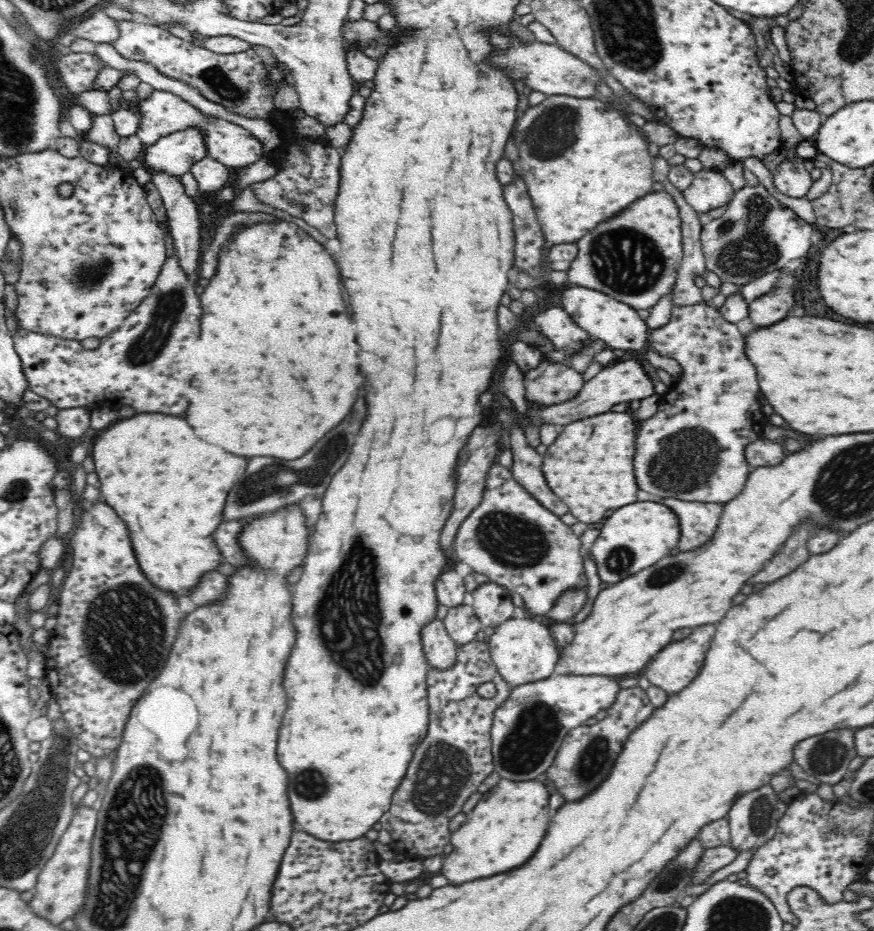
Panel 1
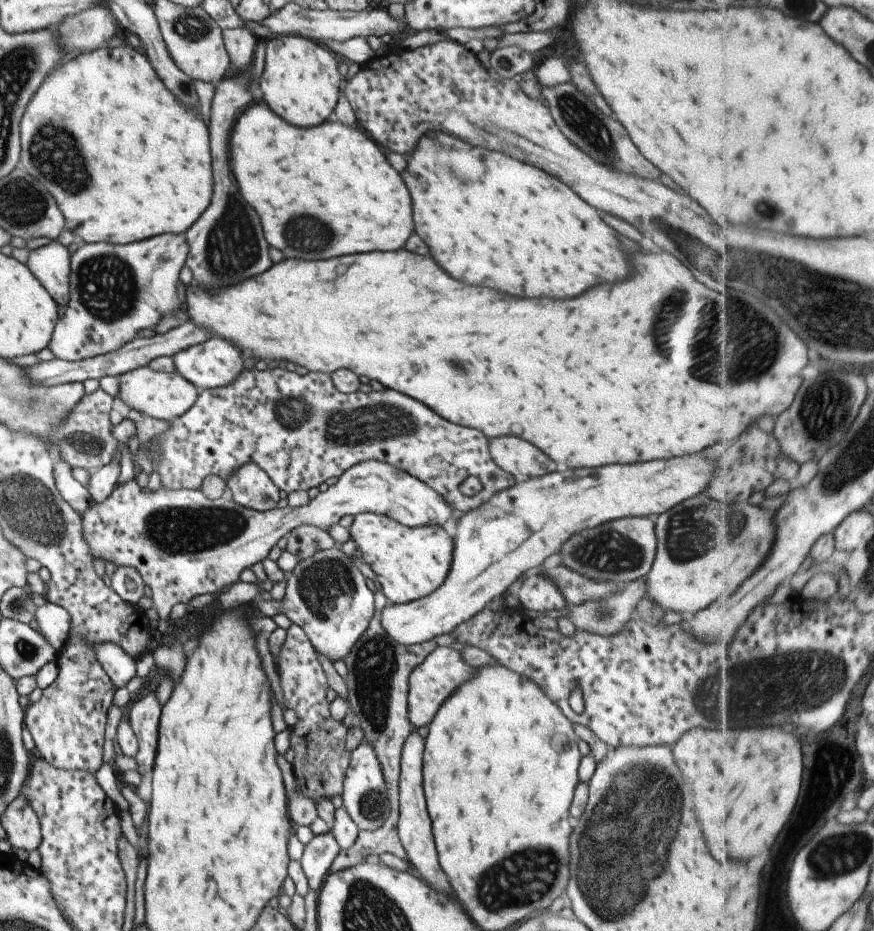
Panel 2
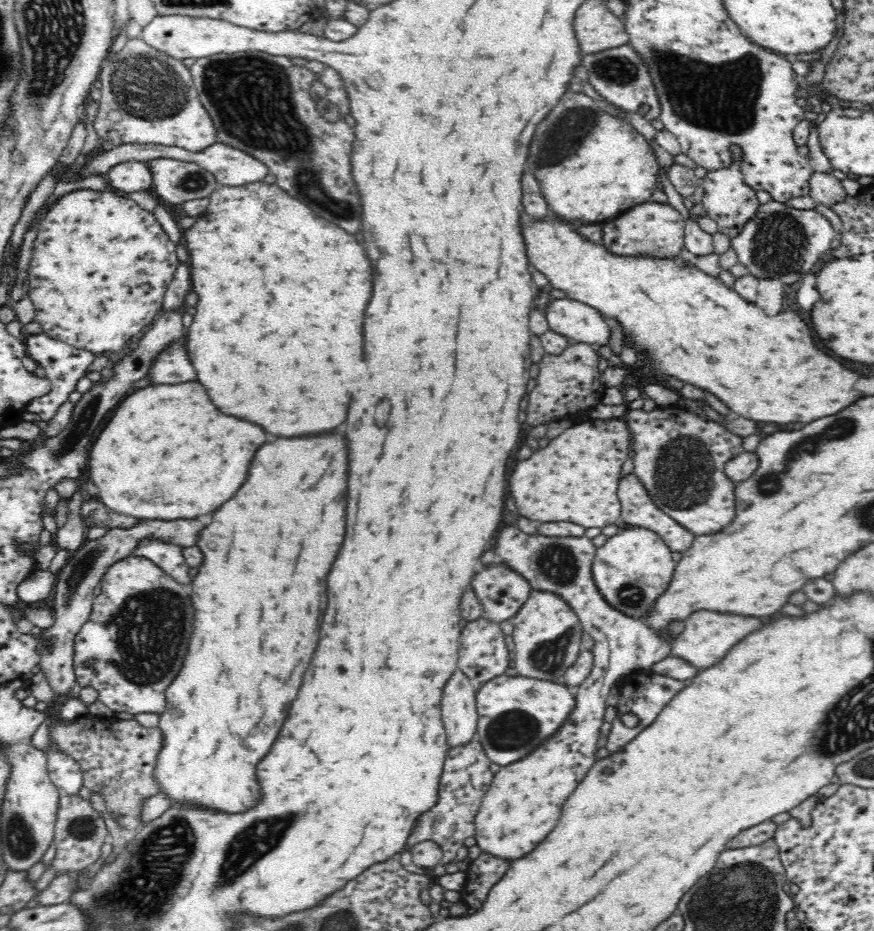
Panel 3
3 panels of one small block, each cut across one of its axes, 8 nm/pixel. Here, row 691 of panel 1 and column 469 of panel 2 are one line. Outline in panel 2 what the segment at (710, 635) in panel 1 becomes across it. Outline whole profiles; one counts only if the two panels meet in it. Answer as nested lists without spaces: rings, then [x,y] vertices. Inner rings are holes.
[[[445,646],[436,648],[430,653],[430,656],[424,659],[424,662],[416,666],[409,676],[408,692],[408,718],[413,728],[428,726],[440,705],[454,690],[458,690],[466,680],[474,676],[474,670],[475,668],[462,660],[460,651]]]

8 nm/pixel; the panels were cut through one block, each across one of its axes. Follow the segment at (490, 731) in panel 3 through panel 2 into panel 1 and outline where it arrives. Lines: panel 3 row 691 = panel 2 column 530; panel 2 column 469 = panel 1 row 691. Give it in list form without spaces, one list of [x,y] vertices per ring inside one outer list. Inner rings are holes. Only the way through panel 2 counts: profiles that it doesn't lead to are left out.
[[[557,673],[544,680],[513,687],[502,706],[496,708],[491,726],[491,749],[496,774],[506,780],[534,780],[538,774],[544,774],[546,768],[551,767],[553,758],[568,732],[594,717],[599,710],[610,708],[620,689],[618,681],[609,676],[576,676],[575,674],[560,675]]]

